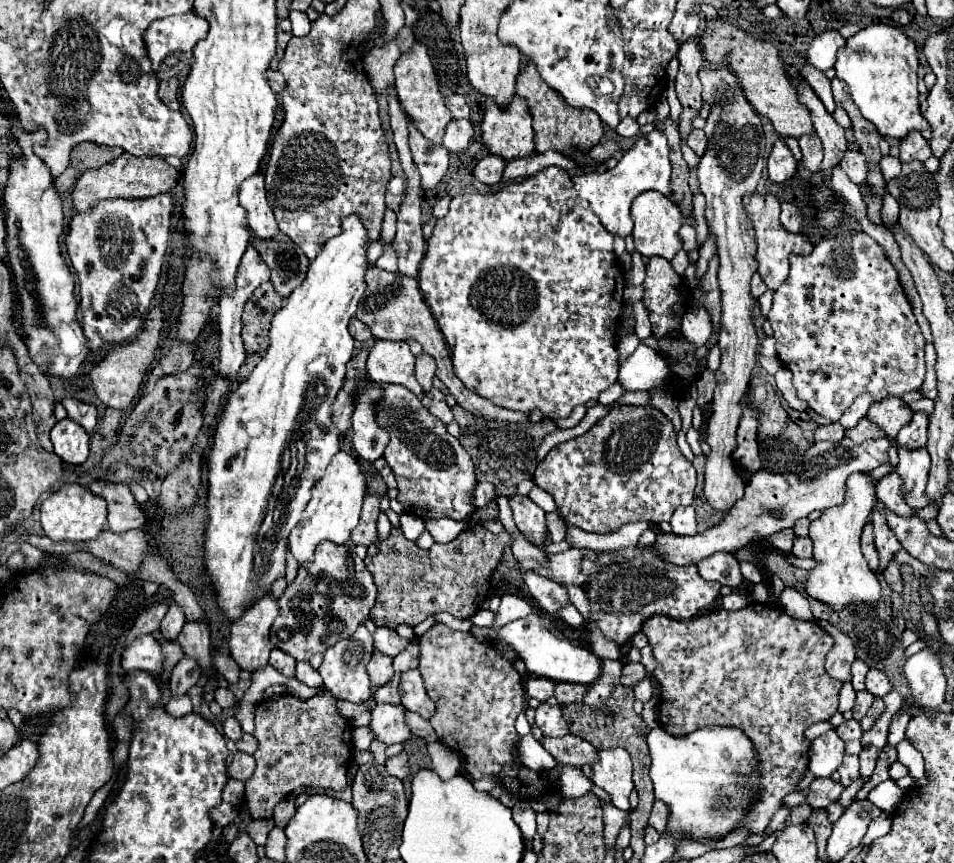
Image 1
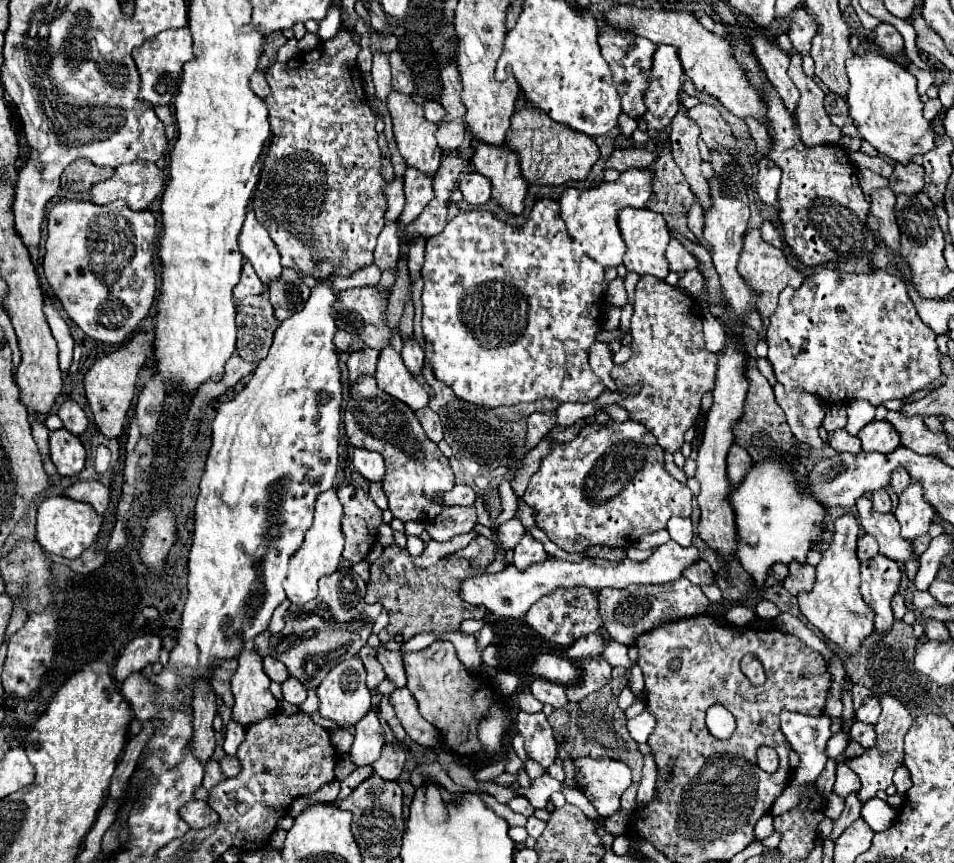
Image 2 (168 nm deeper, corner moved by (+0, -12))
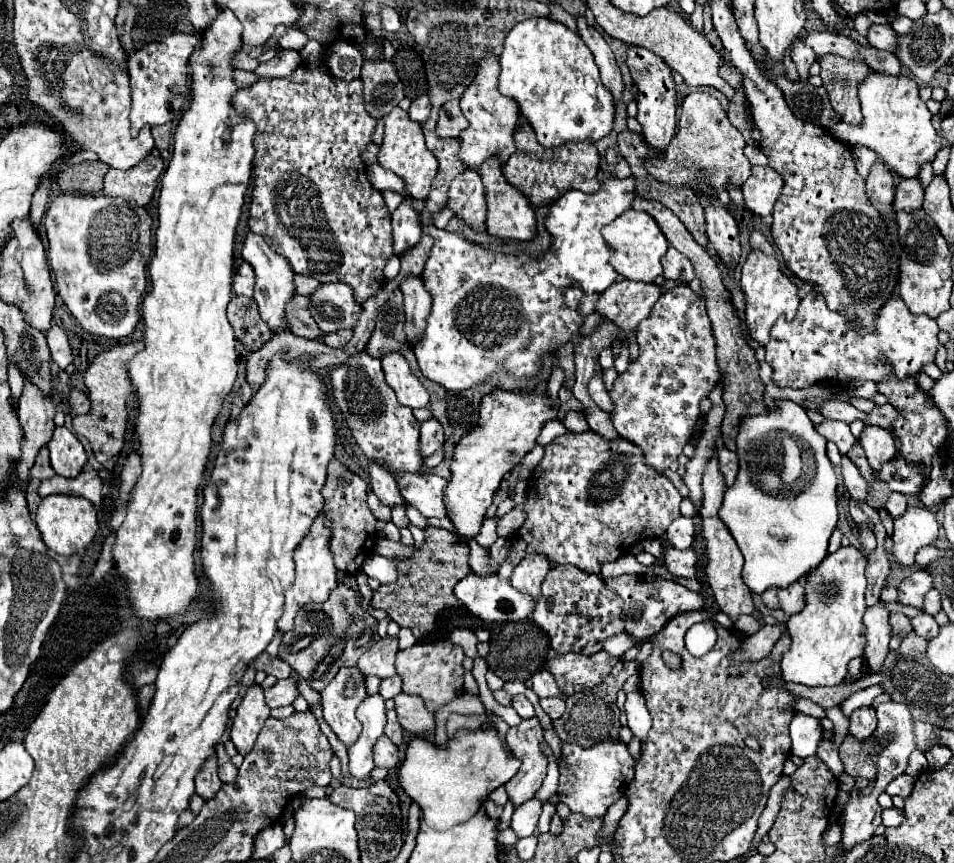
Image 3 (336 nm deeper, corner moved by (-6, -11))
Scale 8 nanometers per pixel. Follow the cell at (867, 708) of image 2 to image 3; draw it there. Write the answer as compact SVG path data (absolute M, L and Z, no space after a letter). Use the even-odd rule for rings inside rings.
M863 707L863 709L857 709L853 715L851 715L851 721L849 721L849 733L857 739L867 739L873 735L875 727L877 727L877 717L875 717L875 707Z

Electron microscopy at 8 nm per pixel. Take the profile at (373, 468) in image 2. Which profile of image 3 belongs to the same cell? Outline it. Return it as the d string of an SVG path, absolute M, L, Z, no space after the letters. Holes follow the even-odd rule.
M371 463L369 465L369 475L371 475L371 489L373 489L373 493L385 505L395 507L395 505L403 503L403 497L401 497L399 489L397 489L397 483L395 483L393 475L385 467L381 467L377 463Z

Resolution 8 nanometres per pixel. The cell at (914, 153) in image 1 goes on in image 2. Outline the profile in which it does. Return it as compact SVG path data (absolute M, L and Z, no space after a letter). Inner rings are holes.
M909 164L909 166L895 166L893 174L889 176L889 184L895 194L907 194L913 196L921 190L923 182L923 166Z

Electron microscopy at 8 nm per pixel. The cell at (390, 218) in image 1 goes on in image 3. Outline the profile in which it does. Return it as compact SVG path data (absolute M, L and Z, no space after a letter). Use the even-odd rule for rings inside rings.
M379 163L369 165L367 175L369 175L369 181L375 189L389 189L389 191L395 191L395 193L405 191L405 181L399 175L395 175L393 171L381 167Z

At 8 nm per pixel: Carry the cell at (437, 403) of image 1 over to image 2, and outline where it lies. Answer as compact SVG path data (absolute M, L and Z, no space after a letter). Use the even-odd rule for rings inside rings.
M421 408L415 412L415 416L419 418L423 430L425 430L425 436L431 440L431 442L441 442L443 440L443 428L441 428L441 420L439 416L431 410L431 408Z

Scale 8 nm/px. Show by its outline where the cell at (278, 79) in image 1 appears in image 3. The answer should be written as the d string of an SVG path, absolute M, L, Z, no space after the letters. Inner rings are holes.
M235 71L235 85L237 89L249 89L259 77L253 71Z

